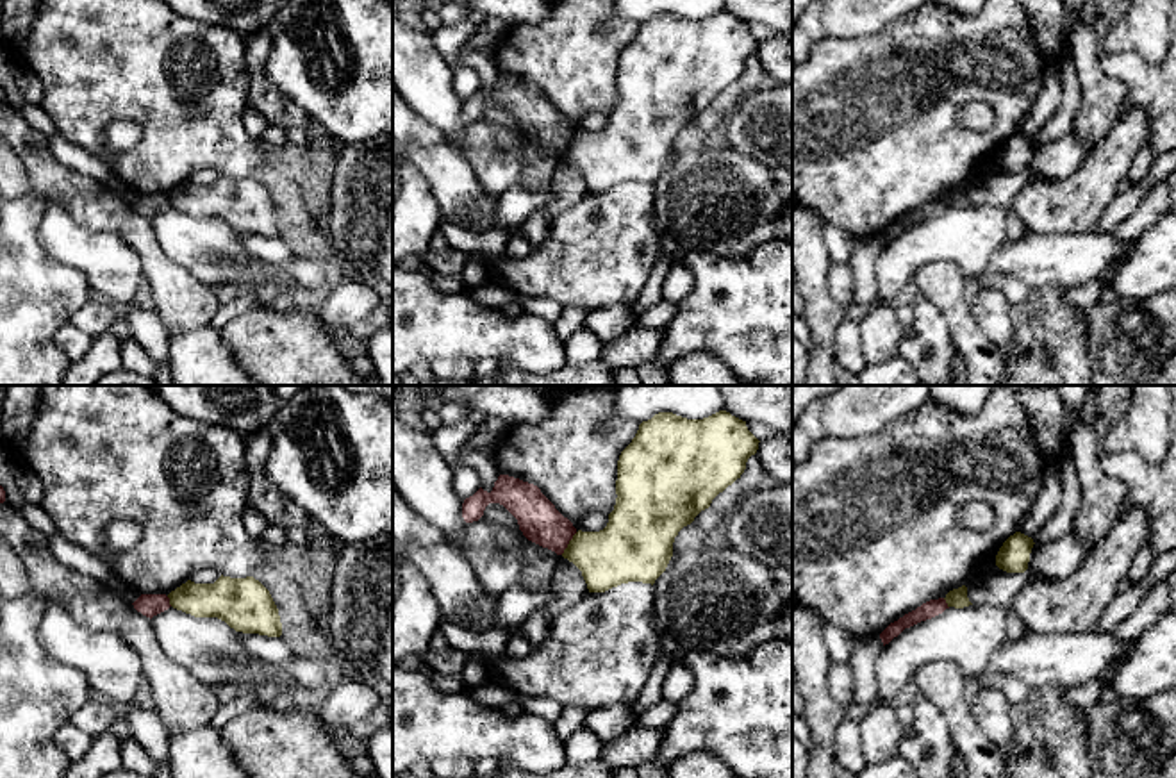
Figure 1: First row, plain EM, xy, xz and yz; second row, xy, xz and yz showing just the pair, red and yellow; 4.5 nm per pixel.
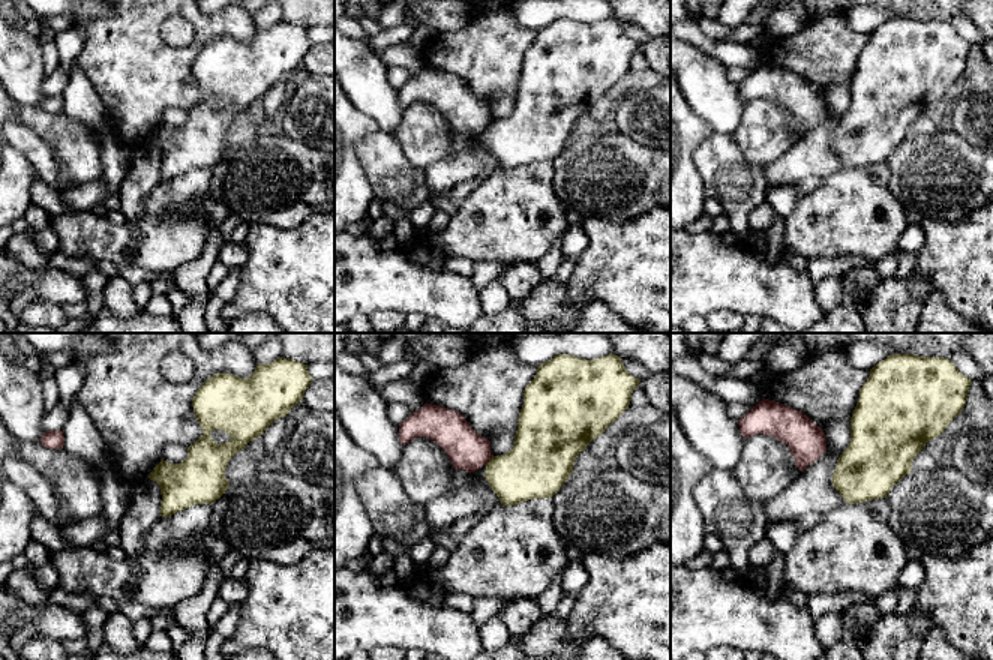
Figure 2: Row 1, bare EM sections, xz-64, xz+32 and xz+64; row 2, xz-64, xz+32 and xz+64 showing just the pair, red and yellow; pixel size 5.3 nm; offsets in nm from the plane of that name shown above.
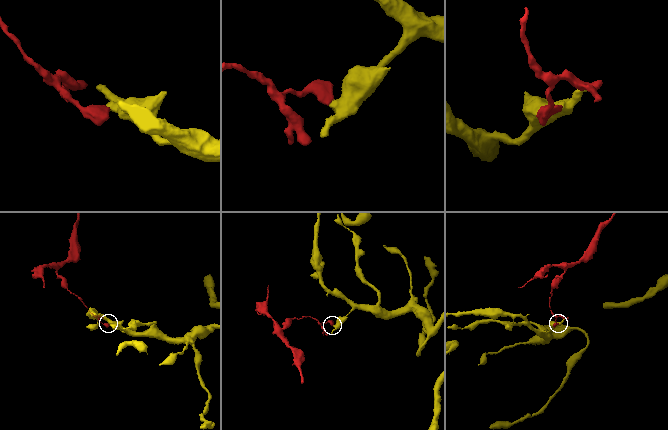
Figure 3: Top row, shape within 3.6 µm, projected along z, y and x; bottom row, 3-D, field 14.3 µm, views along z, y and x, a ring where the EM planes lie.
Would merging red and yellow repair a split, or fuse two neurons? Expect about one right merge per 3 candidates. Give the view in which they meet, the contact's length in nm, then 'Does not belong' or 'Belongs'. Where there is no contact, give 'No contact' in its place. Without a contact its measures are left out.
Touches red in xz. Shared border 130 nm. Does not belong

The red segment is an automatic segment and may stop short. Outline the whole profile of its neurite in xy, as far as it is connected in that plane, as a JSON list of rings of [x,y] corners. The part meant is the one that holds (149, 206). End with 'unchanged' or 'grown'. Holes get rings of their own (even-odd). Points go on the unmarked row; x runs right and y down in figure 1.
[[[141,194],[132,205],[150,219],[171,207],[166,194]]]; unchanged

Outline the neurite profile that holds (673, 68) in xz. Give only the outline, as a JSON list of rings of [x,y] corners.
[[[719,11],[703,20],[658,12],[642,21],[617,61],[616,105],[600,132],[578,130],[562,157],[573,162],[589,193],[605,193],[628,182],[655,184],[673,157],[678,132],[732,86],[758,50],[746,21]]]

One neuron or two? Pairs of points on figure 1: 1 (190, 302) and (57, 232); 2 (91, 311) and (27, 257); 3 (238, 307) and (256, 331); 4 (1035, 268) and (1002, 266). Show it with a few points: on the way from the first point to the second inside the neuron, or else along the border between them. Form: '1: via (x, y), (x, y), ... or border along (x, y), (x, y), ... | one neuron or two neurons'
1: border along (122, 240), (140, 259), (143, 279) | two neurons
2: border along (93, 295), (68, 322) | two neurons
3: border along (268, 306), (234, 316), (220, 331) | two neurons
4: via (1026, 266), (1010, 266) | one neuron

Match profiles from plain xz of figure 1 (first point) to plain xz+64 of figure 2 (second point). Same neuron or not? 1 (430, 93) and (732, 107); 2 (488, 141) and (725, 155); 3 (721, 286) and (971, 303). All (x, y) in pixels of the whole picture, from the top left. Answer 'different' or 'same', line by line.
1: same
2: different
3: same

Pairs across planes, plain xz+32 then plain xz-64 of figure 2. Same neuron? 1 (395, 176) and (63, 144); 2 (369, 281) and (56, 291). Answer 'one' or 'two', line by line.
1: two
2: one

